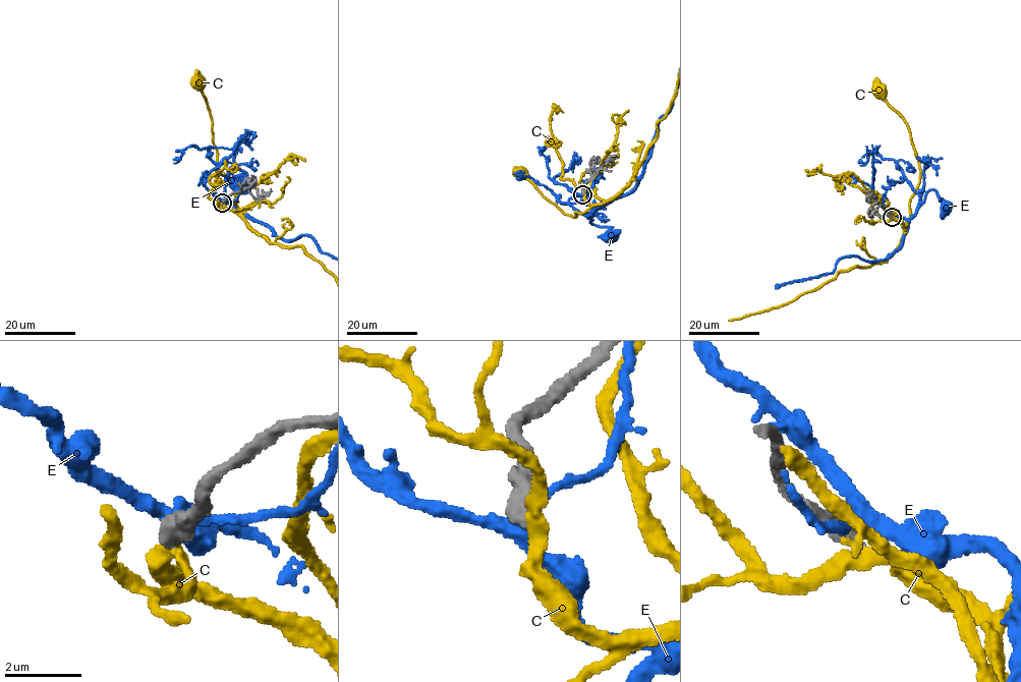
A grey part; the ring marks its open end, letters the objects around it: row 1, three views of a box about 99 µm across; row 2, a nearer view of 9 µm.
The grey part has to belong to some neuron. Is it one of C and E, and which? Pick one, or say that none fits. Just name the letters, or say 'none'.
none

